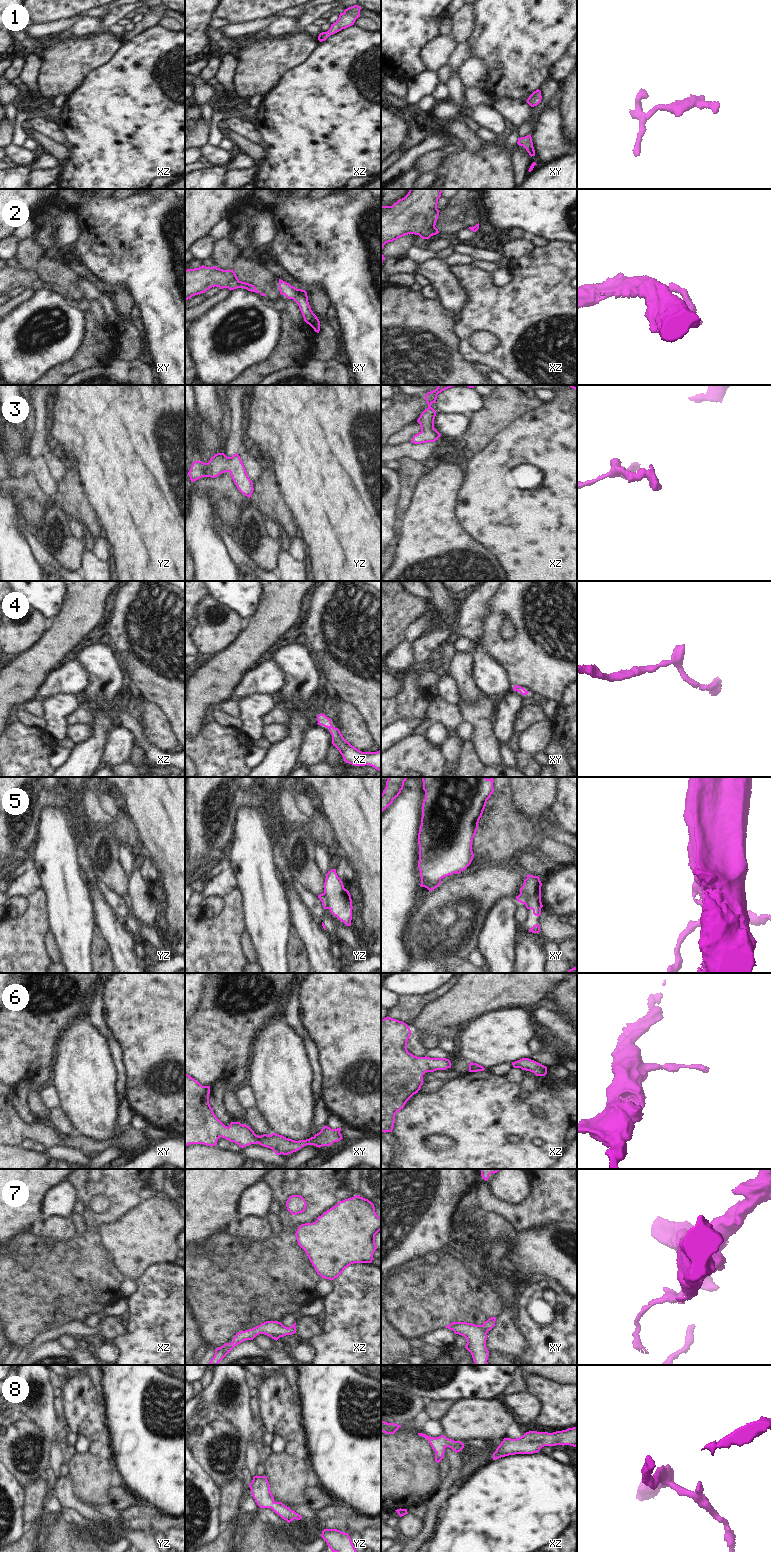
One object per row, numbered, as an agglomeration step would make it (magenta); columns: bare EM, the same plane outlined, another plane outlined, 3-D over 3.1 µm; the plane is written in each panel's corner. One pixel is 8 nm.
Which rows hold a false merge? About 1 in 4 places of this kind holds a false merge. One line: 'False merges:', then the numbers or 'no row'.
False merges: 5

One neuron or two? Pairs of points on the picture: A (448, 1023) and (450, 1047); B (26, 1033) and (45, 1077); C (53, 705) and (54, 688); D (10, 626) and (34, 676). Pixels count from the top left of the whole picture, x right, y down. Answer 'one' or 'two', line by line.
A: two
B: two
C: two
D: two

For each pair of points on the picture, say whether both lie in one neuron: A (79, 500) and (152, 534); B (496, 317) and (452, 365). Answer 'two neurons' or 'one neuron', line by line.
A: two neurons
B: two neurons

